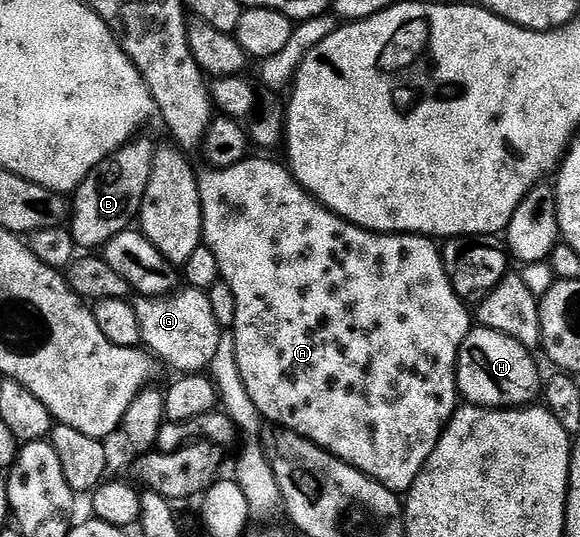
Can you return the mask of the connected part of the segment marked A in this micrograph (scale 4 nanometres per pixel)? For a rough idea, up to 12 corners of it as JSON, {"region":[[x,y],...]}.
{"region":[[199,176],[262,419],[408,492],[474,327],[423,235]]}

